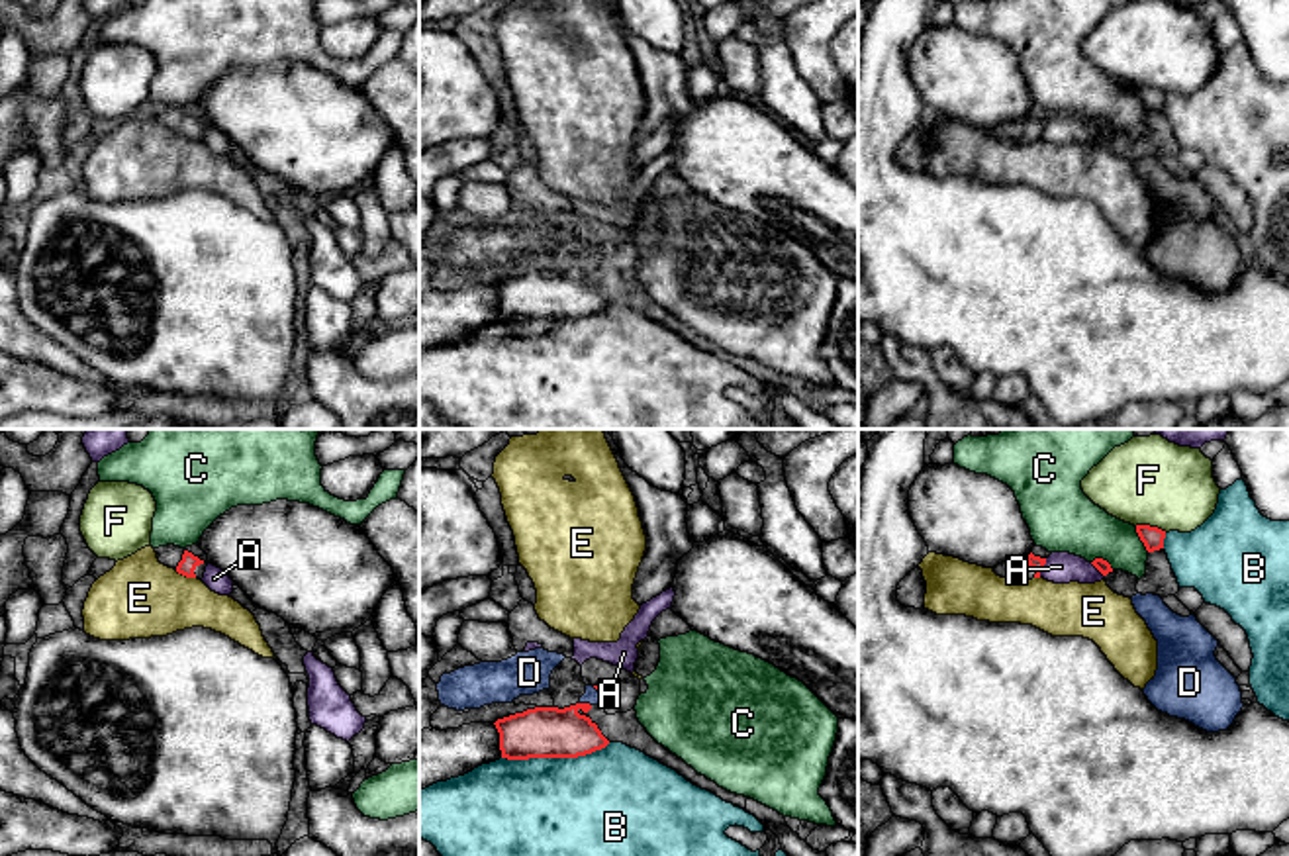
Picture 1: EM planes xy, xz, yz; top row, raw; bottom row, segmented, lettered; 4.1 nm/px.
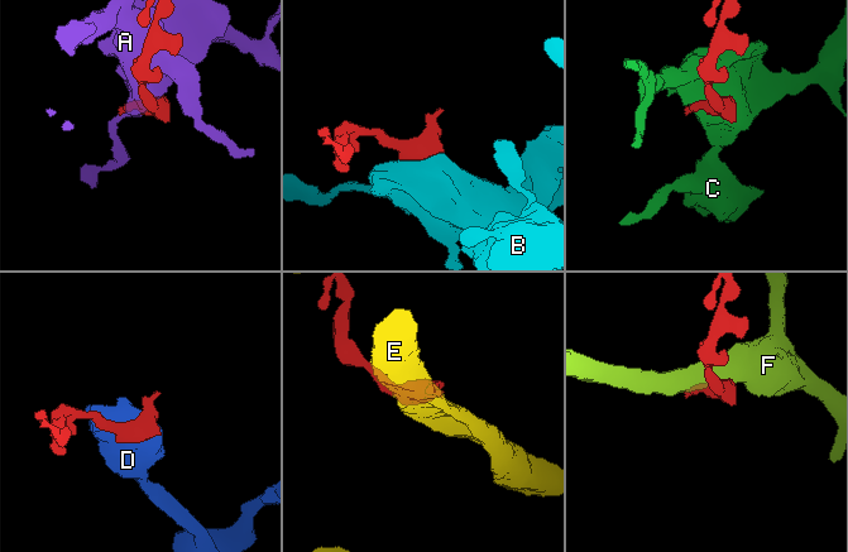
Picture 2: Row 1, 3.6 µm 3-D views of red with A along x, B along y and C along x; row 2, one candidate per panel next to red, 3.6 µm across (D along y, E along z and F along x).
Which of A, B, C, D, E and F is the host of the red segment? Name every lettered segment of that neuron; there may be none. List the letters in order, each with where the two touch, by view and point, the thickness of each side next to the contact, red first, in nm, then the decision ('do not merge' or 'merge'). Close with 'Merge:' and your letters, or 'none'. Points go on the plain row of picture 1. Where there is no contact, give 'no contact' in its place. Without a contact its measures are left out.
A: yz (1043, 128) | 60/130 nm | do not merge
B: xz (555, 318) | 200/500 nm | do not merge
C: yz (1141, 100) | 90/220 nm | do not merge
D: xz (584, 265) | 200/70 nm | do not merge
E: xy (185, 136) | 70/340 nm | do not merge
F: yz (1148, 87) | 90/360 nm | do not merge
Merge: none

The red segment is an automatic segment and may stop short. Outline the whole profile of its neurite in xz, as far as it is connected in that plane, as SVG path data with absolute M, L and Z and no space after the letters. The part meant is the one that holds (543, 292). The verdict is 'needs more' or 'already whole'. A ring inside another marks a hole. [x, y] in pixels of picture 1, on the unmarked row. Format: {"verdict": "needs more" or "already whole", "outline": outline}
{"verdict": "already whole", "outline": "M590 264L535 268L498 280L501 319L578 319L605 309L609 302L586 276L590 270Z"}

